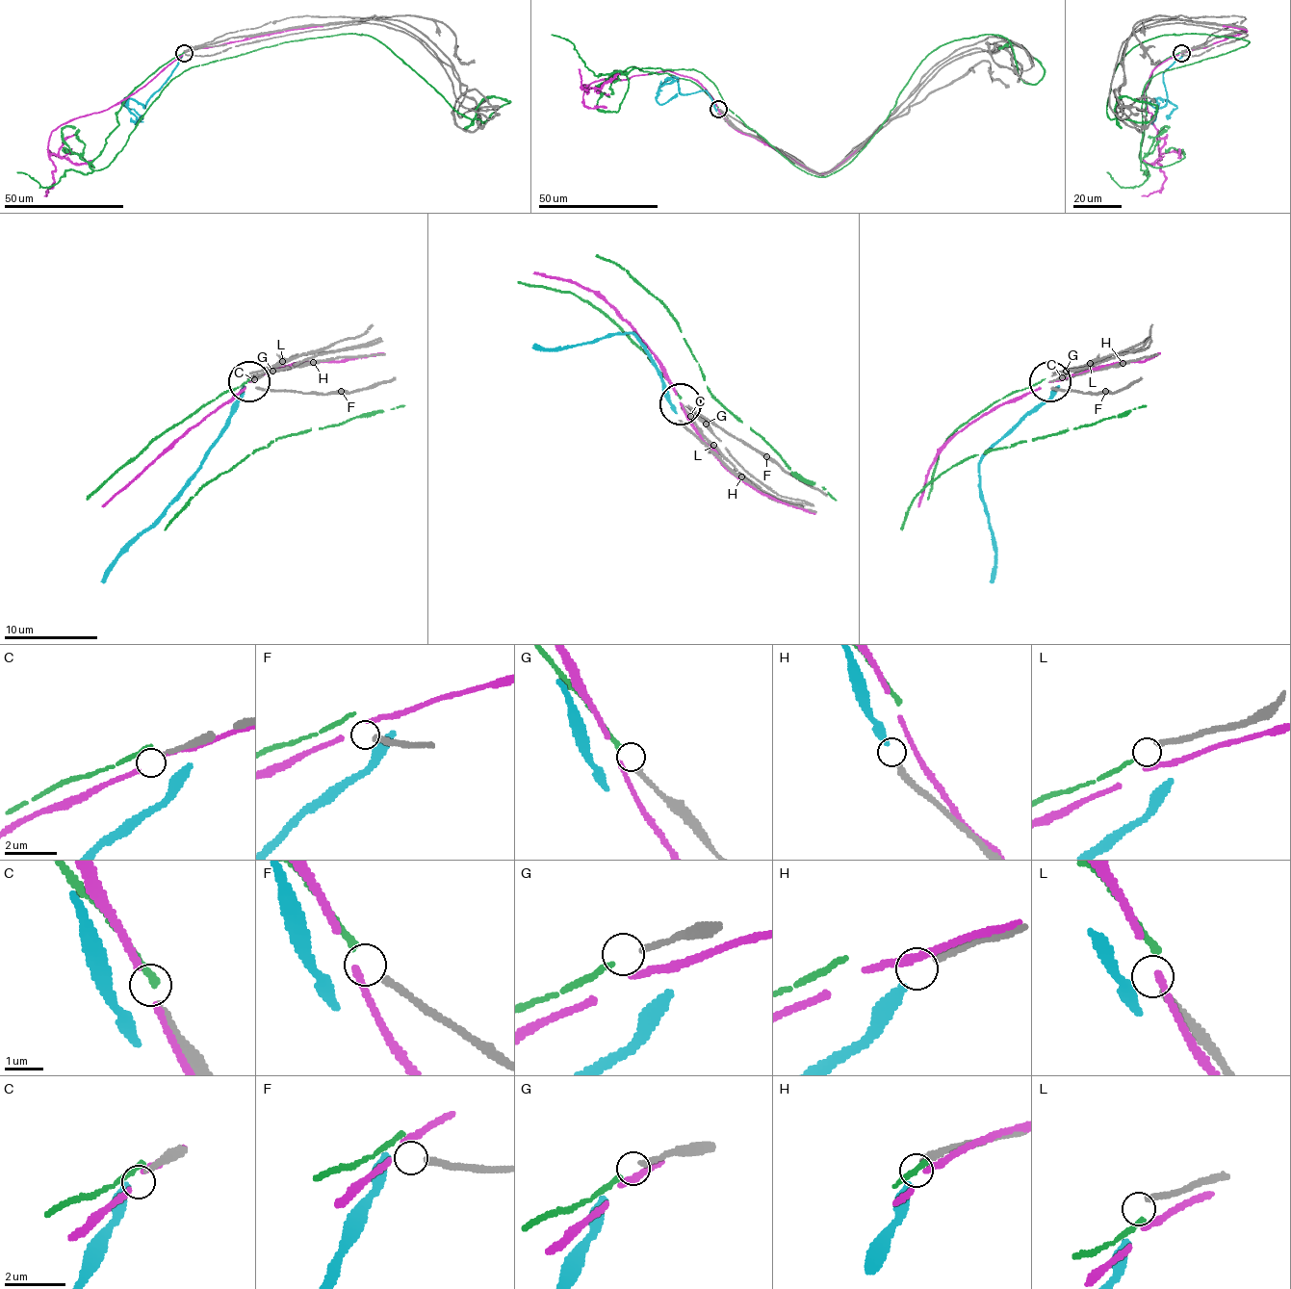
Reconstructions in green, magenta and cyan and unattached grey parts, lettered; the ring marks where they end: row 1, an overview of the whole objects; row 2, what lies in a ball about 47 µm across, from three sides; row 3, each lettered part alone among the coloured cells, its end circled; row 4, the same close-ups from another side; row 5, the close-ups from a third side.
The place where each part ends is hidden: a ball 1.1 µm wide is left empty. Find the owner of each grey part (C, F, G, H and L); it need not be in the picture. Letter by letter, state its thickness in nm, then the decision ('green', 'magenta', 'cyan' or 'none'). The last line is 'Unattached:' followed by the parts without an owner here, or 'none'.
C: 140 nm thick; none
F: 180 nm thick; none
G: 150 nm thick; green
H: 190 nm thick; cyan
L: 200 nm thick; none
Unattached: C, F, L

